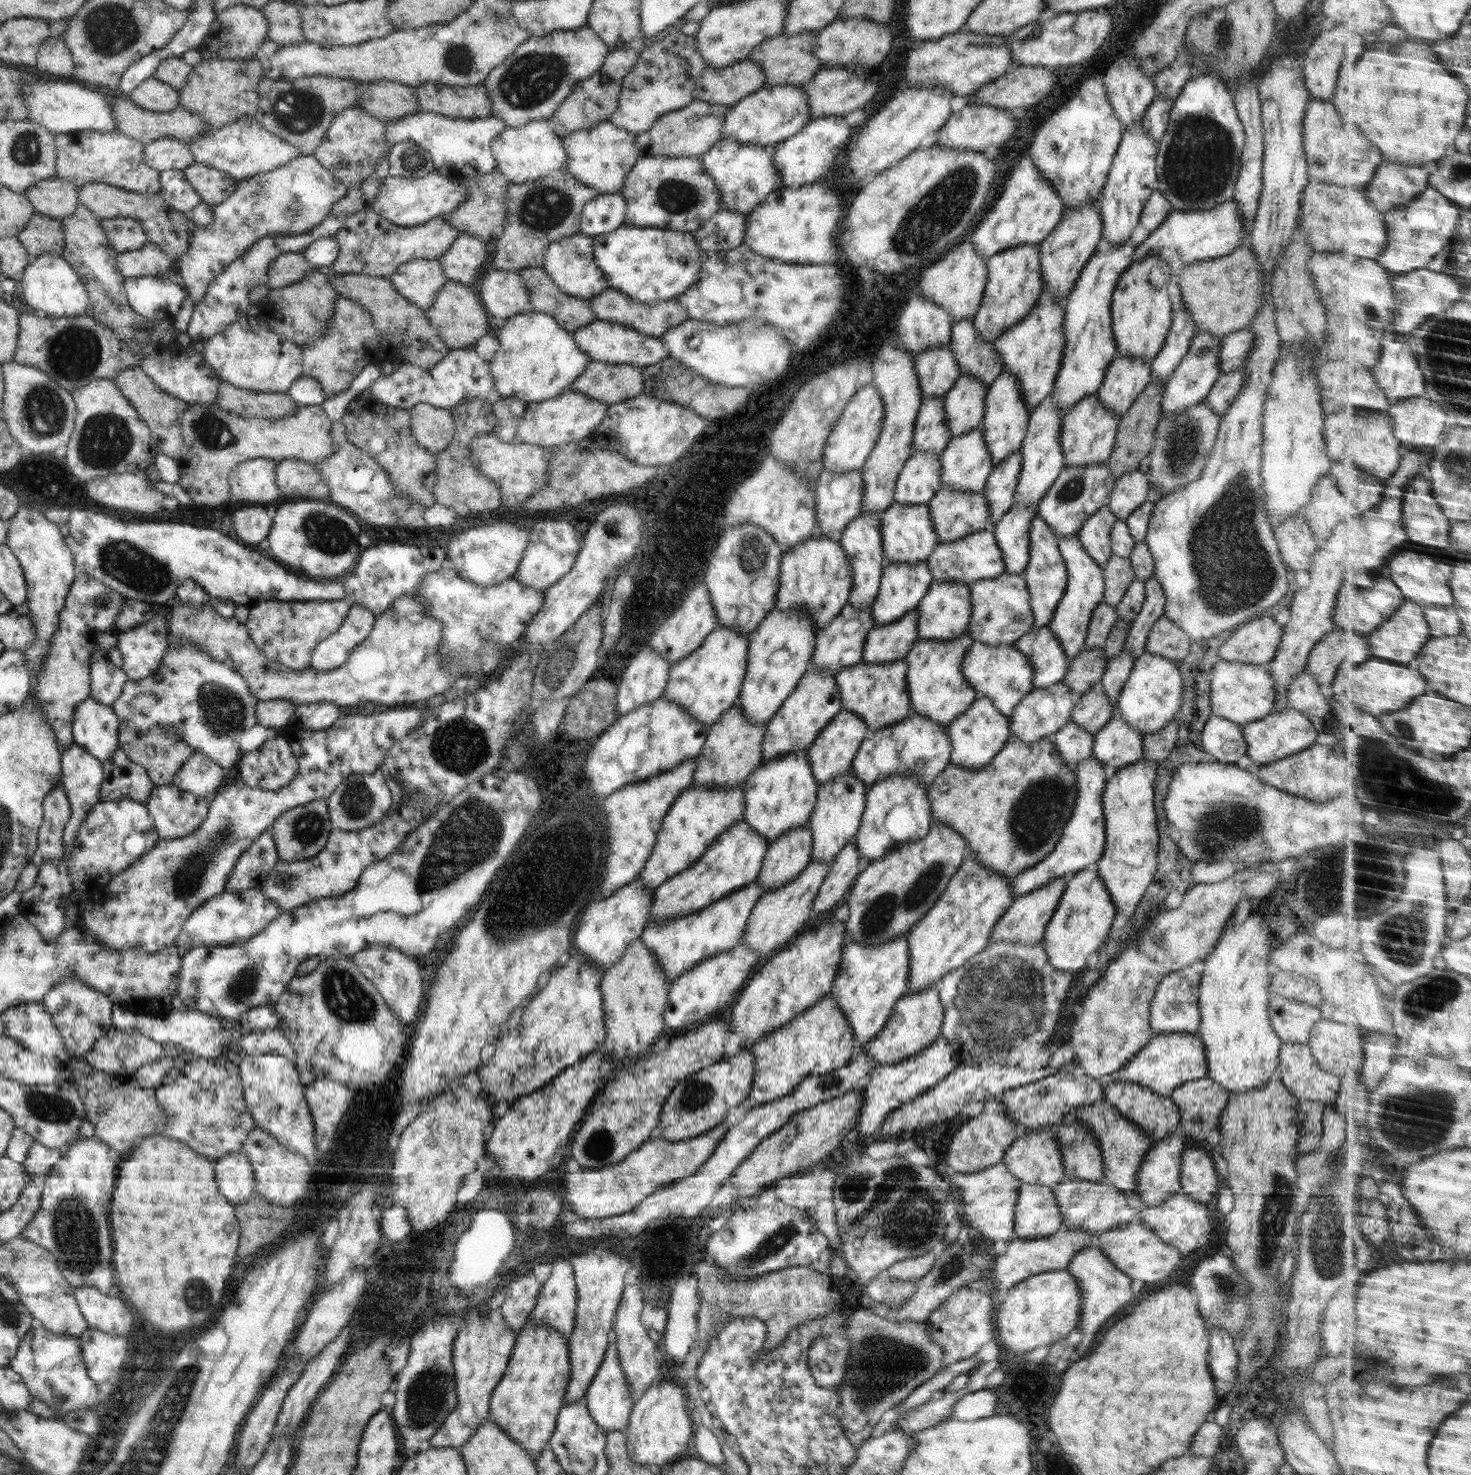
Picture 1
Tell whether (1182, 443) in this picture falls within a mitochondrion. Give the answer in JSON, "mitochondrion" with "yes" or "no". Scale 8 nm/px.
{"mitochondrion":"yes"}

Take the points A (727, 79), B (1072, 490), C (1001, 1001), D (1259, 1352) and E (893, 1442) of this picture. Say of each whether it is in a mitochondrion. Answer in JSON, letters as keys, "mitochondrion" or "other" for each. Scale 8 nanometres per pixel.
{"A":"other","B":"mitochondrion","C":"mitochondrion","D":"mitochondrion","E":"other"}

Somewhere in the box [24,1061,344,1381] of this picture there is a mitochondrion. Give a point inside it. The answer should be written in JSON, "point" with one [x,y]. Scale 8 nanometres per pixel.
{"point":[80,1238]}

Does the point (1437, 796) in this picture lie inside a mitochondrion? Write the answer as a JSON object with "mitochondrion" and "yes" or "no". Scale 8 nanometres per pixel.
{"mitochondrion":"yes"}

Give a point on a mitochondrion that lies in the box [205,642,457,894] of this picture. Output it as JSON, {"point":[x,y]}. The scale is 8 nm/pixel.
{"point":[306,829]}

